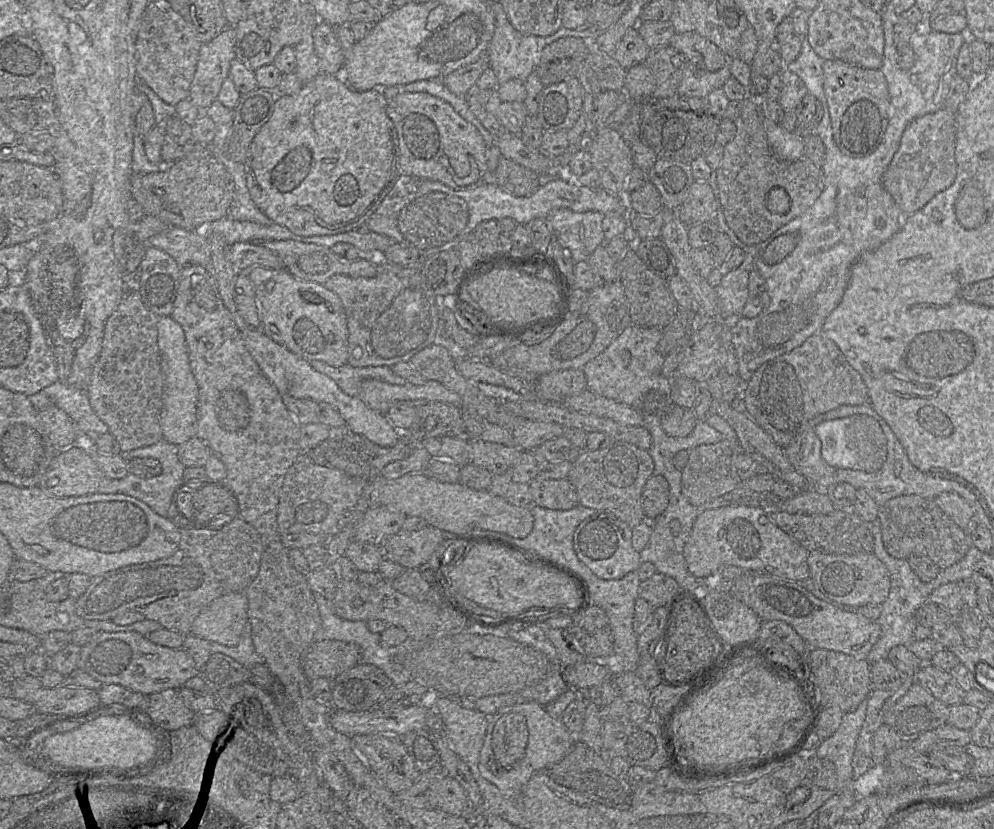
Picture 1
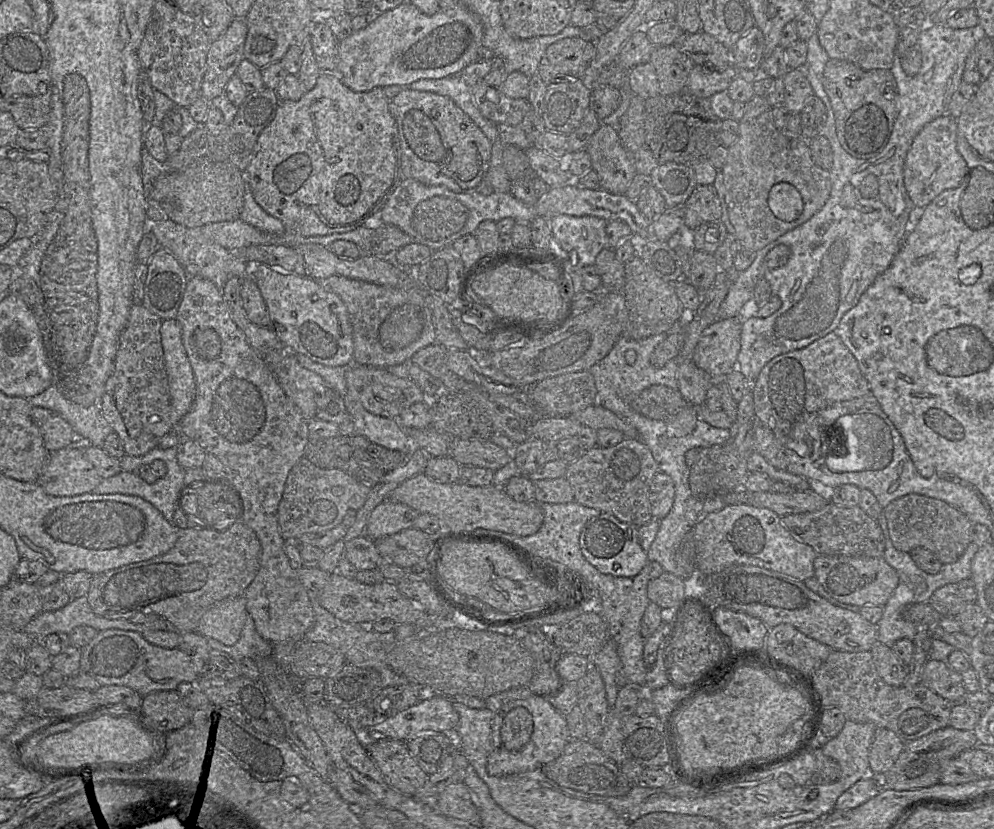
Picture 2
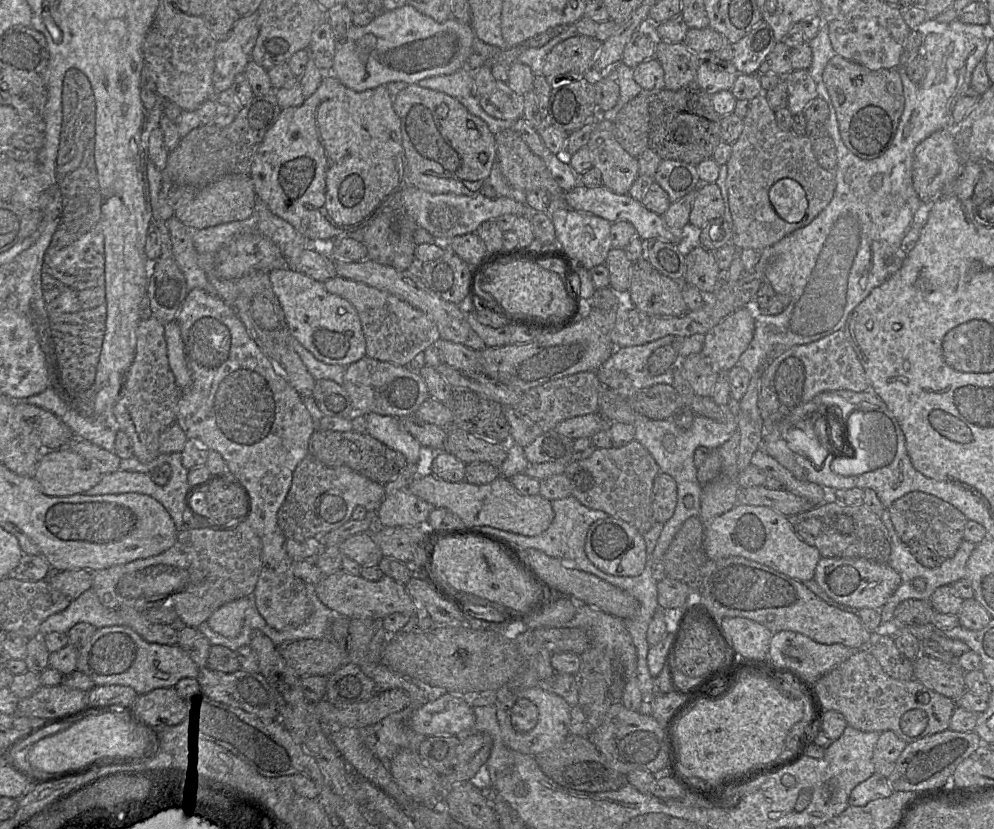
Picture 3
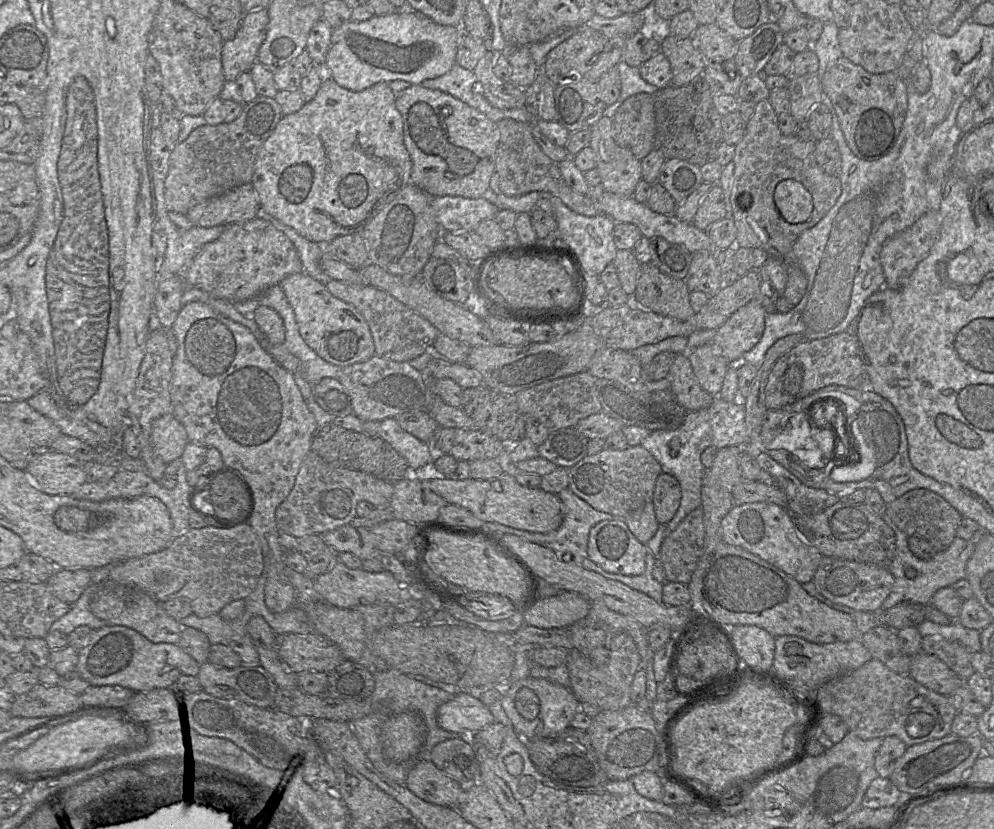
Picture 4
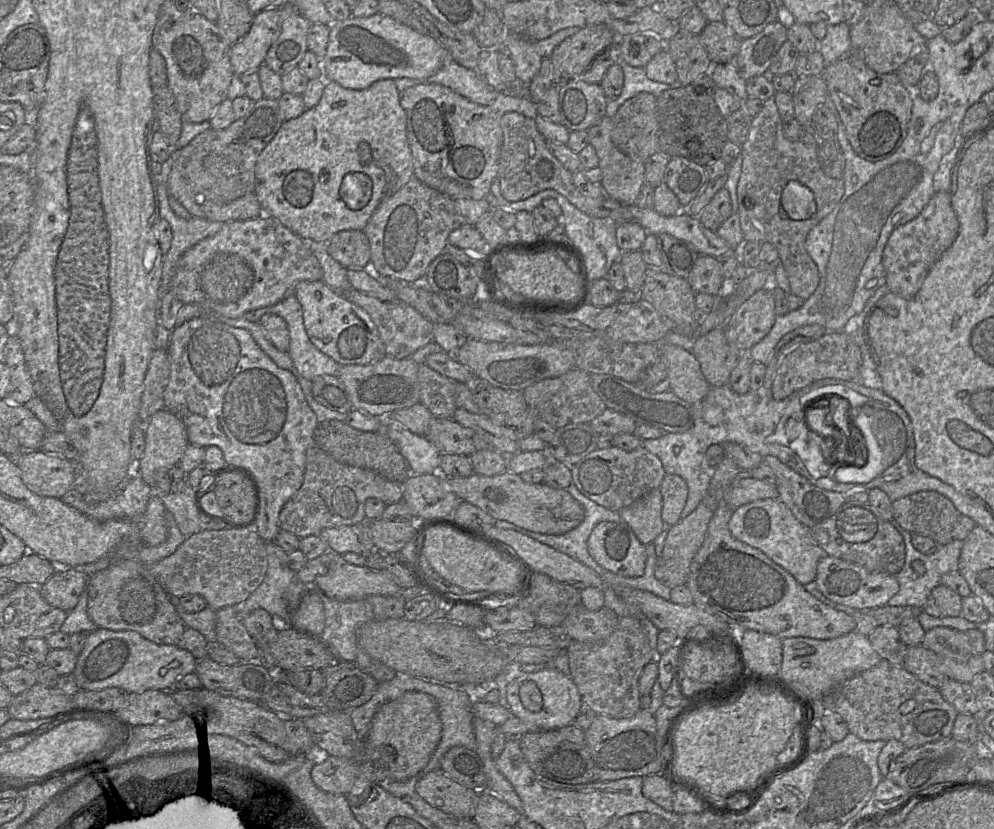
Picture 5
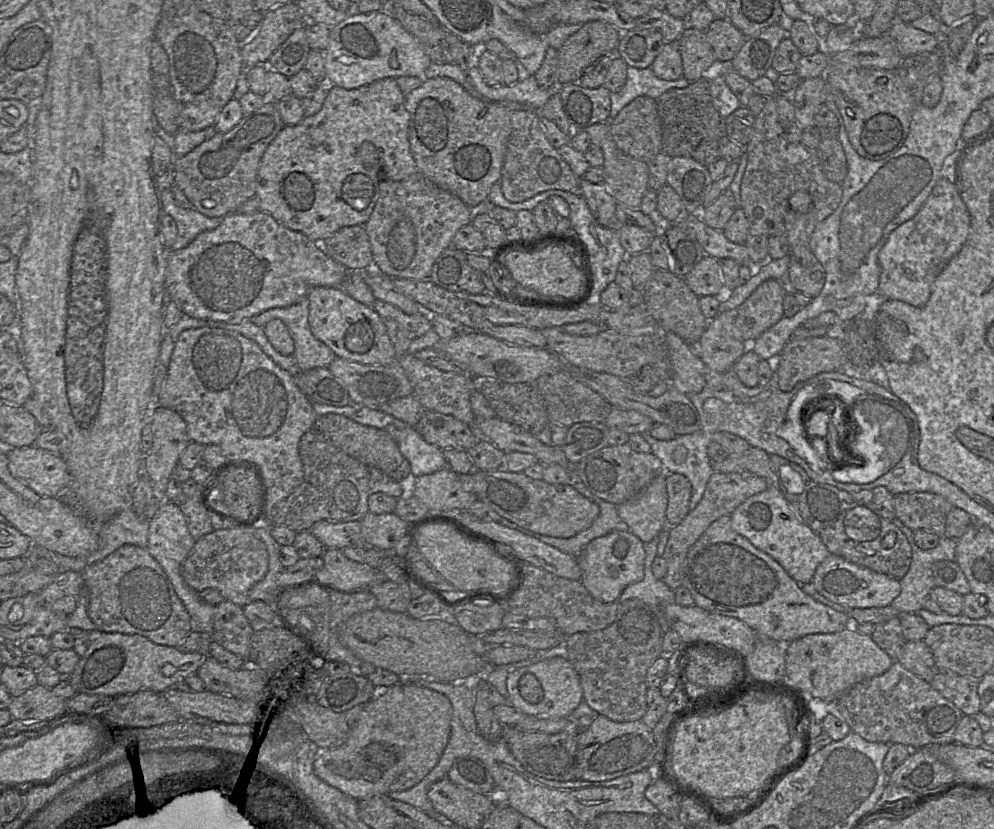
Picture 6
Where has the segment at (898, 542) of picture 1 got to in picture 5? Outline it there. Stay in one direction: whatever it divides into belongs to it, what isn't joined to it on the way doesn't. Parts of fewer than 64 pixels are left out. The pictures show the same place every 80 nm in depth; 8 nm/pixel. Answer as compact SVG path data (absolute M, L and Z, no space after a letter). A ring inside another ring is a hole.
M920 491L892 501L893 519L911 534L929 537L942 546L953 540L952 530L960 515L952 502L935 491Z

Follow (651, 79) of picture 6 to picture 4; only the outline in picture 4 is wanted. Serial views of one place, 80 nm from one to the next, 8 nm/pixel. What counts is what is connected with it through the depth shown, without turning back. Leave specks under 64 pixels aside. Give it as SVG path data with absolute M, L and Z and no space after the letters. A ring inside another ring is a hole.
M621 60L615 67L621 78L621 91L618 100L606 106L603 115L613 118L621 104L630 96L641 92L655 95L659 88L646 82L640 75L639 67L631 67Z

